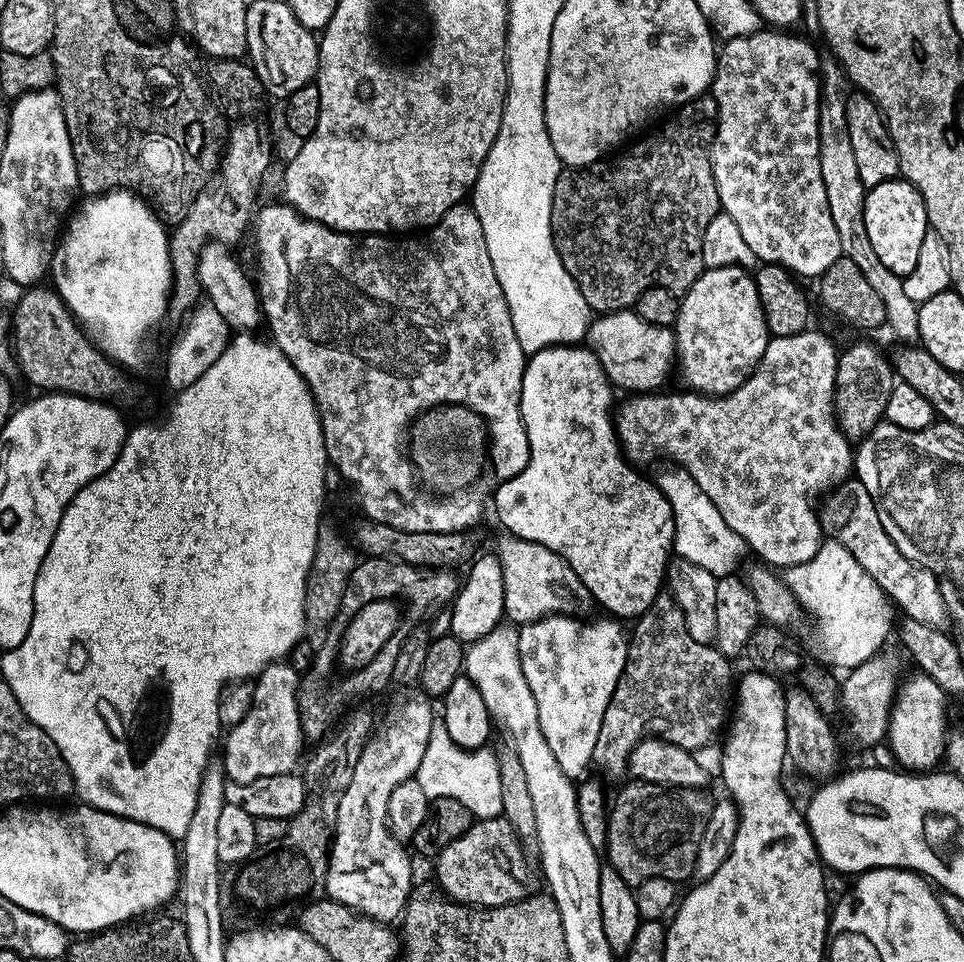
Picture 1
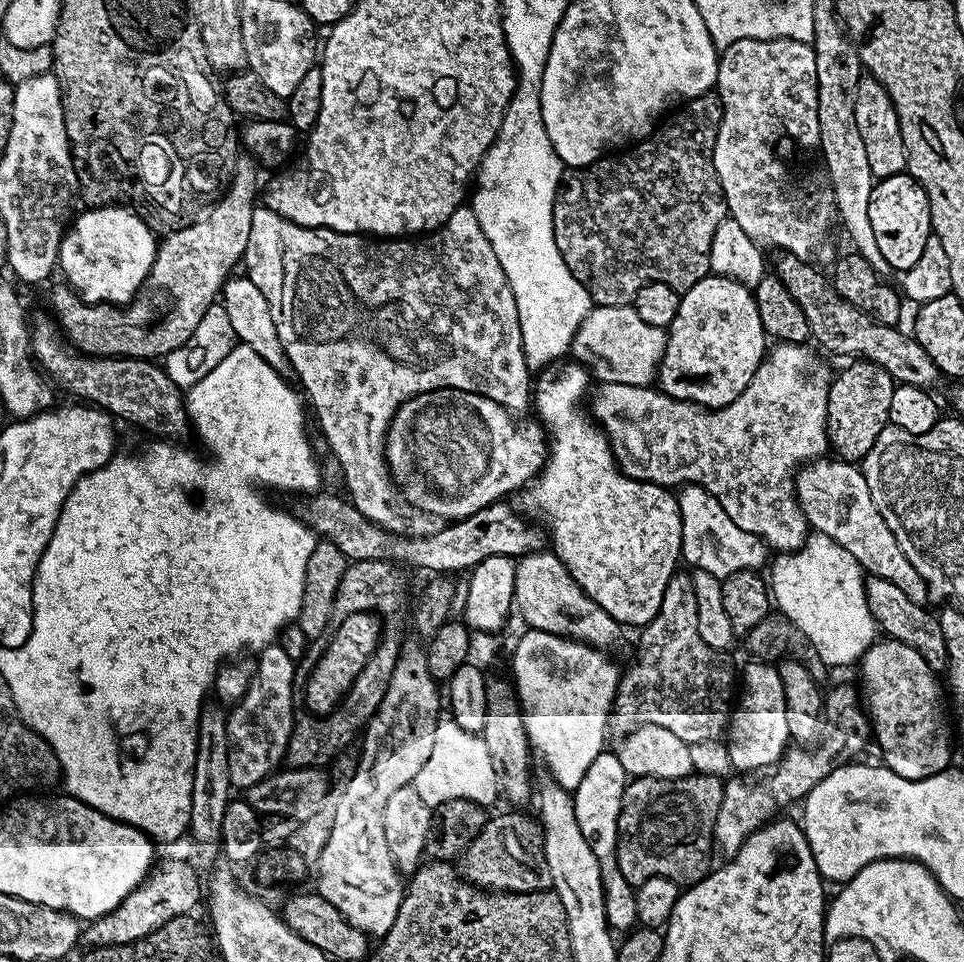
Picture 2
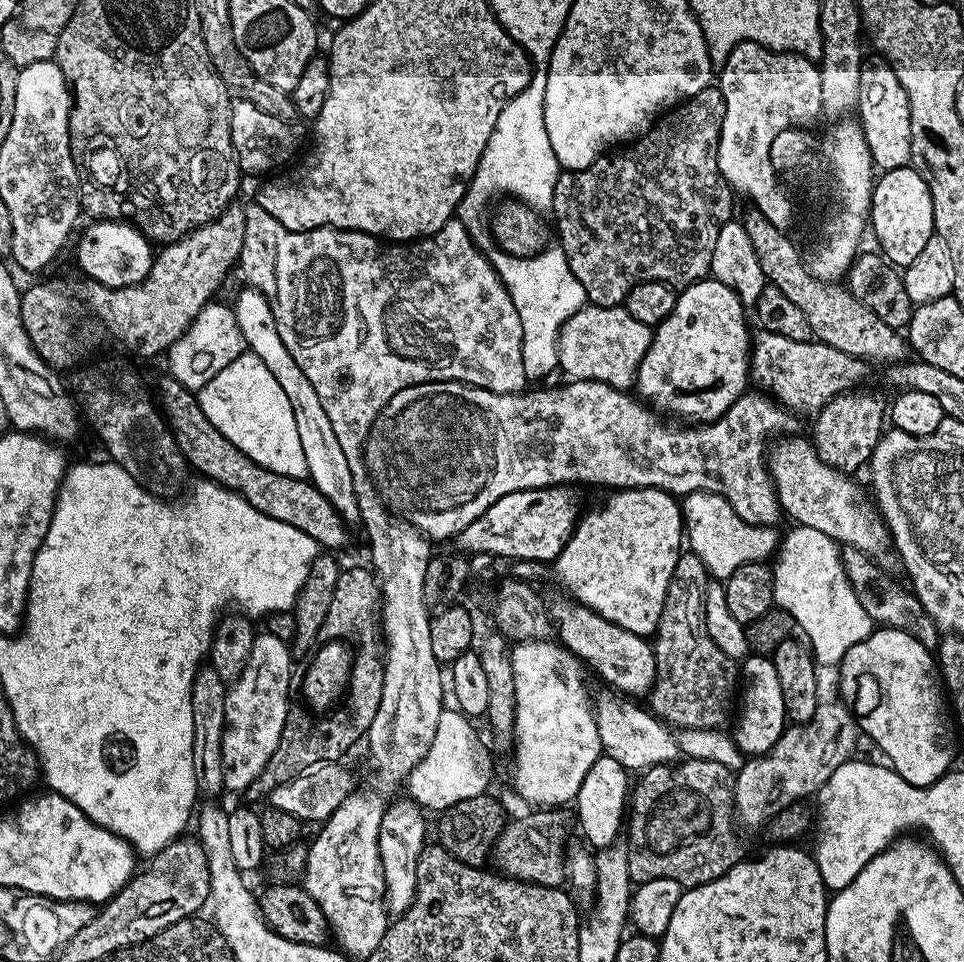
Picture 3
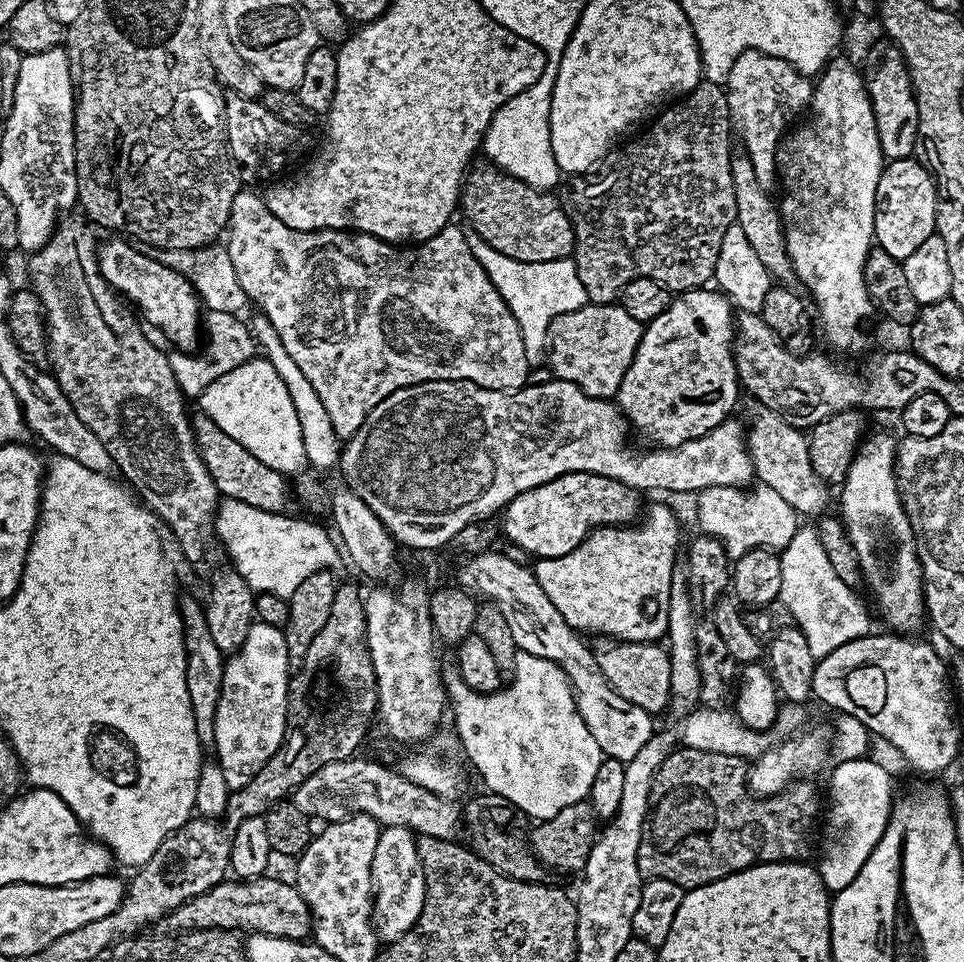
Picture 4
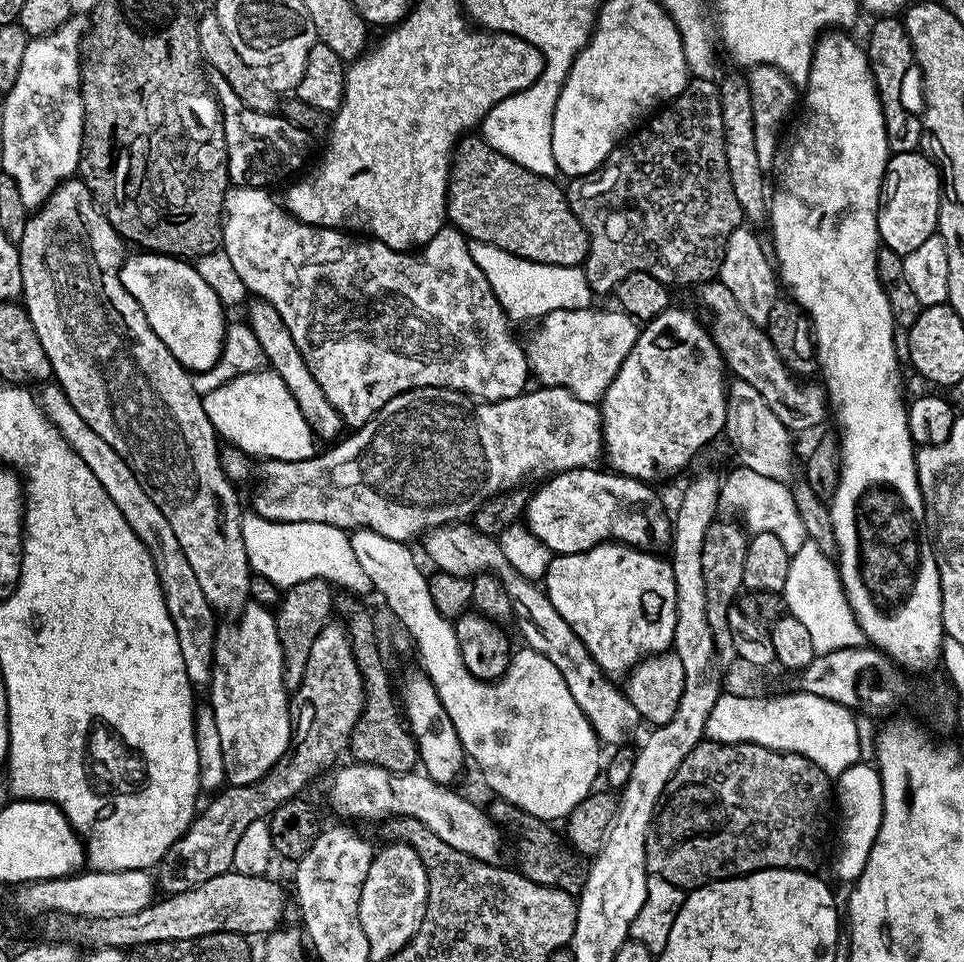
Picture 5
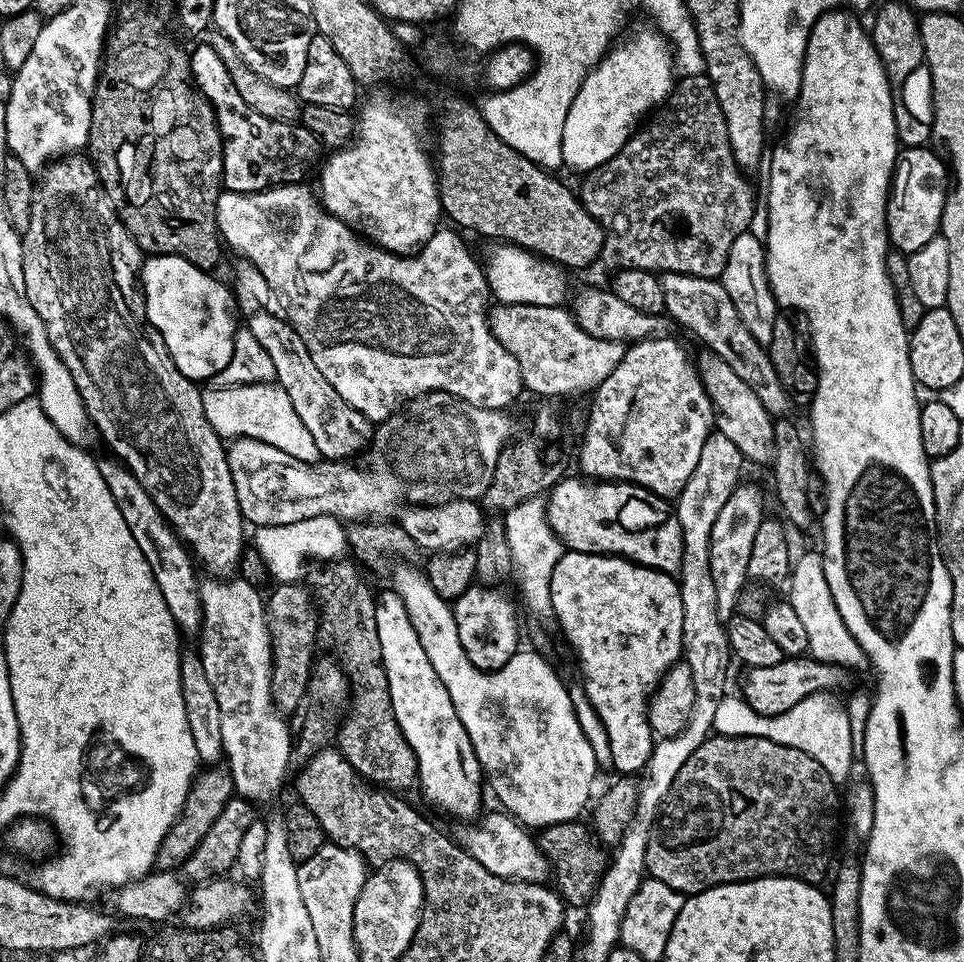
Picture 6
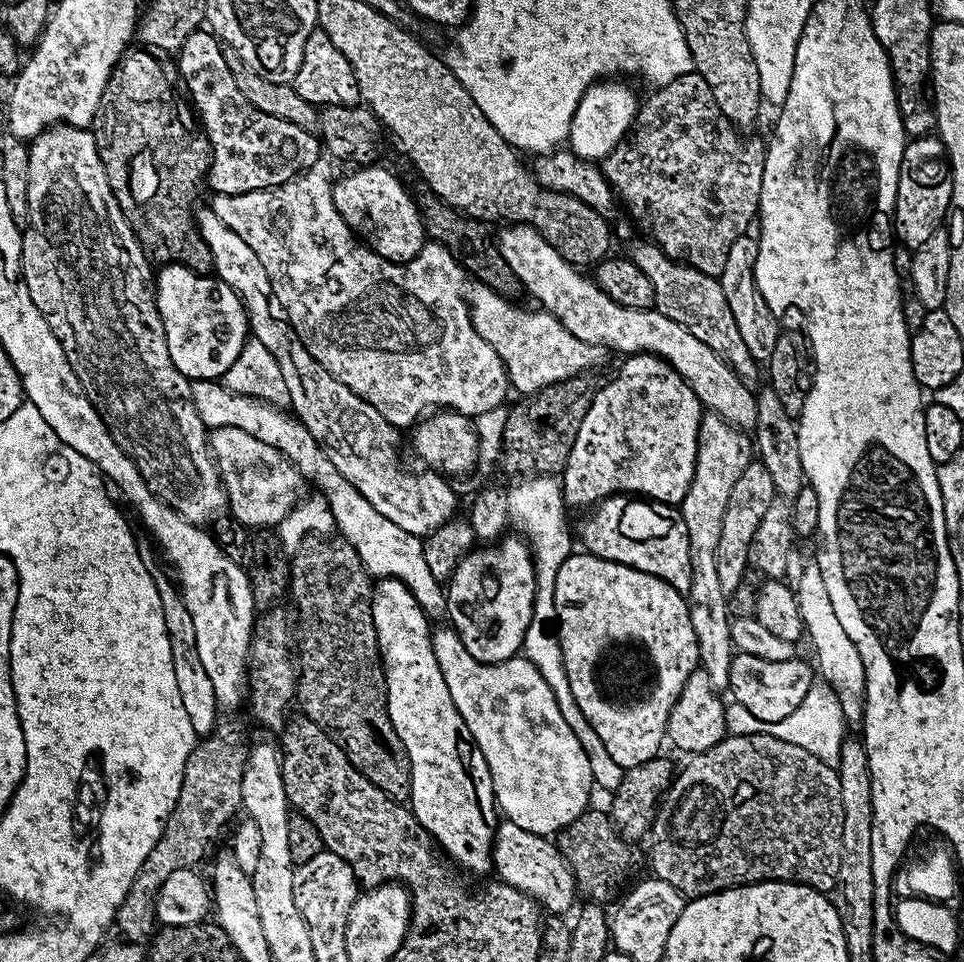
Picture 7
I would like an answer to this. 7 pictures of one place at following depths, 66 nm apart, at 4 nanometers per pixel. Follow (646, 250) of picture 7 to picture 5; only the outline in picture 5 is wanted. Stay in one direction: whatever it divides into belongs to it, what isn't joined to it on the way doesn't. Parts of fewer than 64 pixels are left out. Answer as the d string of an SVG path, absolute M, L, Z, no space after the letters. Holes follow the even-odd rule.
M719 279L699 285L698 292L701 306L708 311L706 320L710 325L712 341L720 351L727 371L737 380L750 382L750 386L762 394L766 406L778 414L778 422L782 422L782 426L788 428L790 433L808 432L811 428L818 427L823 422L824 415L829 415L830 412L825 389L819 383L808 384L812 382L793 376L782 358L778 358L778 350L774 350L767 331L746 318L746 313L742 311L742 306L738 306L734 294L730 294L730 290L726 290Z

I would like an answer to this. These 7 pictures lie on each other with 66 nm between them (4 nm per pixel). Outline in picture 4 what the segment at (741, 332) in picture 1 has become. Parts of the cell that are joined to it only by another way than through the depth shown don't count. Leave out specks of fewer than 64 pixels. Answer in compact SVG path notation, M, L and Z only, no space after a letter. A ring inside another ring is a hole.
M705 286L679 293L658 318L646 325L638 350L622 378L622 386L616 391L614 400L625 421L656 448L677 448L694 438L702 438L702 434L714 430L735 413L732 411L736 399L742 396L732 357L734 309L723 292L710 289Z

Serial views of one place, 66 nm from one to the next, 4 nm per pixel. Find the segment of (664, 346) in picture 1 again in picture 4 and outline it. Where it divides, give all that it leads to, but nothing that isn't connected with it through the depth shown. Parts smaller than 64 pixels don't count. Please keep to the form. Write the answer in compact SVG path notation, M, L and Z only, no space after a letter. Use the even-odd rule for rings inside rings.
M586 303L578 310L562 314L554 318L554 322L548 331L550 347L546 352L547 367L552 367L551 375L558 380L574 382L586 394L590 394L599 400L612 400L616 391L622 386L622 378L638 350L638 342L642 338L645 325L638 323L619 303L594 304Z

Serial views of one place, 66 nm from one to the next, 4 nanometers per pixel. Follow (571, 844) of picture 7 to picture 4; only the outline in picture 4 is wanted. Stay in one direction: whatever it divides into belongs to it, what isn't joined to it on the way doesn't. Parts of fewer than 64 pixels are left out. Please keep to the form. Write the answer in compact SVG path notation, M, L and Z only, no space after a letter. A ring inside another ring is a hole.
M489 792L470 799L464 805L464 816L472 826L470 841L473 852L482 858L488 865L494 866L499 873L506 874L516 881L526 881L528 884L542 884L549 881L549 869L539 861L538 856L529 848L527 837L524 832L511 828L512 817L517 817L516 808L501 795L494 795Z

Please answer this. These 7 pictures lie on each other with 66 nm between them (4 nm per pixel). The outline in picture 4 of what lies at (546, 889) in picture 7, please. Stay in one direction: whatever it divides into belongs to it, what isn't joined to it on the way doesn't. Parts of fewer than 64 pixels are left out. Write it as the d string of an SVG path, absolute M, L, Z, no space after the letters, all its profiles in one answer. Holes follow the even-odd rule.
M349 758L330 762L330 766L322 766L322 770L310 774L310 778L306 778L306 782L302 782L302 786L298 786L298 790L293 792L290 797L290 803L298 806L298 810L302 810L302 814L306 814L316 822L319 820L324 820L320 822L335 822L360 813L368 815L381 826L406 827L421 836L433 836L439 840L457 839L456 831L460 828L460 822L462 823L462 812L459 807L455 808L456 804L451 799L444 799L407 780L399 775L395 767L387 768L386 765L379 764L376 760L360 759Z

